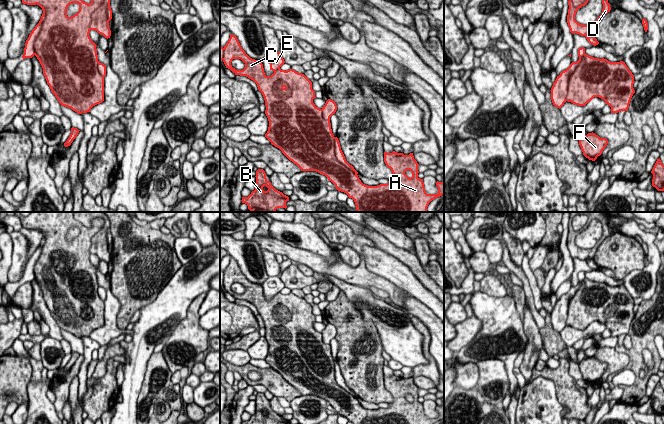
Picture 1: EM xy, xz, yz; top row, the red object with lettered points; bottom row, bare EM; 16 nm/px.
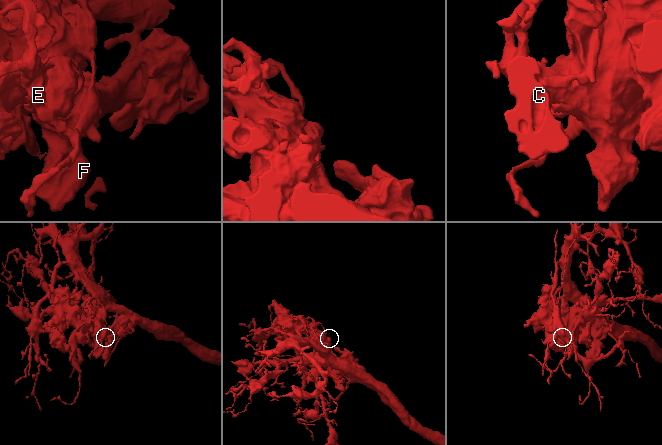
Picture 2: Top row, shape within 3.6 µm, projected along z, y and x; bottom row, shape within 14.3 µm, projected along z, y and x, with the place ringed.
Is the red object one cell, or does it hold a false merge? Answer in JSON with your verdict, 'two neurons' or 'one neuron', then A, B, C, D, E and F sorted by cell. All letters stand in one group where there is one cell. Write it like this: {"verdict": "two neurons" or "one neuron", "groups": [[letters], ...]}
{"verdict": "two neurons", "groups": [["A", "B", "C", "D", "F"], ["E"]]}

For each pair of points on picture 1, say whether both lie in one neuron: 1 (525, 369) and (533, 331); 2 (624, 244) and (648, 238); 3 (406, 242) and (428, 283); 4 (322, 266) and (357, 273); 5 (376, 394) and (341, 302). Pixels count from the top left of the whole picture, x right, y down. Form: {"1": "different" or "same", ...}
{"1": "same", "2": "different", "3": "different", "4": "same", "5": "same"}

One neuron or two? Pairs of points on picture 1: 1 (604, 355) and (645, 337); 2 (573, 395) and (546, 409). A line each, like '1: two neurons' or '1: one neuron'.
1: two neurons
2: two neurons

